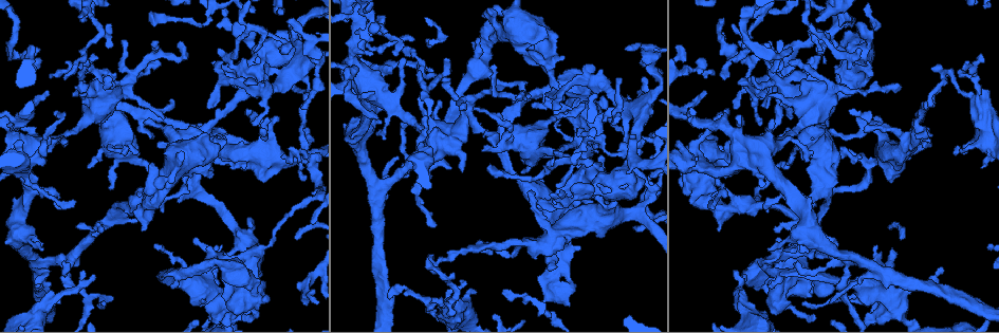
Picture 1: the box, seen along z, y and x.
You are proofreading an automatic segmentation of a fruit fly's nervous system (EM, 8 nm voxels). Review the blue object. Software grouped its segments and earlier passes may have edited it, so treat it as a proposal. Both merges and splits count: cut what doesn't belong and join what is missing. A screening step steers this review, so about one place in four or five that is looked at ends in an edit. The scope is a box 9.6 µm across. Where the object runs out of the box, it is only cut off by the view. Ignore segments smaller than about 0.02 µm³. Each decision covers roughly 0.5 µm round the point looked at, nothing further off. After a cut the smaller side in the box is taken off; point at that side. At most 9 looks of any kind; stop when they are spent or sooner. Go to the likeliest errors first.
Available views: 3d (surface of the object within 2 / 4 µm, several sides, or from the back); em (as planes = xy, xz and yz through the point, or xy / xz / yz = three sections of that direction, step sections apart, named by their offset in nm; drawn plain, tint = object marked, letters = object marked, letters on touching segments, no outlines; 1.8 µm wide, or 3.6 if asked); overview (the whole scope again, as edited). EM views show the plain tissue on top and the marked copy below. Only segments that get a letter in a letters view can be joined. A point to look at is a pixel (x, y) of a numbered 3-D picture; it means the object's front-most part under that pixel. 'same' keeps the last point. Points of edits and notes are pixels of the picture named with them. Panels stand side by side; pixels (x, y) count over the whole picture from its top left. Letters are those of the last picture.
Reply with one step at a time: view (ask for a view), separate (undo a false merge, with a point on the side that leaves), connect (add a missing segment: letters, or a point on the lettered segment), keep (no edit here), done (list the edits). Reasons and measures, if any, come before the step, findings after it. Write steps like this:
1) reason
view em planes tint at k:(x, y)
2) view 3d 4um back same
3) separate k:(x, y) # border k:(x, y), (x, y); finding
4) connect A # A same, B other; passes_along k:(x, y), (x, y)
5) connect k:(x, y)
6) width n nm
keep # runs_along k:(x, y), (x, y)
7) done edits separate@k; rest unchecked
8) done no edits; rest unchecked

calibre changes
view 3d 2um at 1:(598, 127)

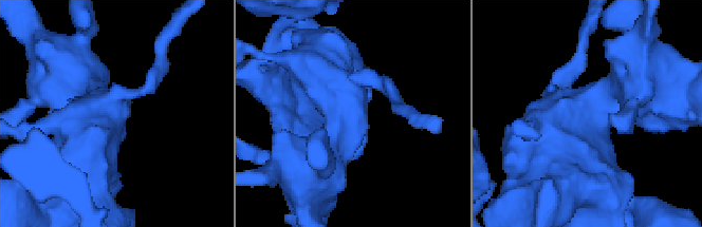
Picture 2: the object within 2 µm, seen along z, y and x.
shape alone is not enough
view em planes letters at 2:(338, 128)

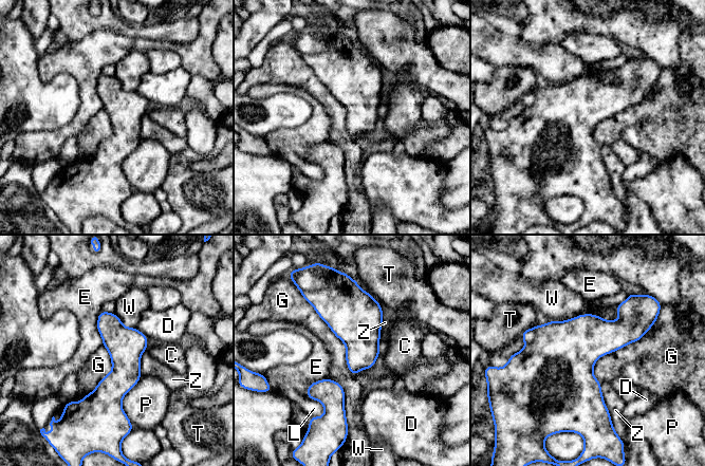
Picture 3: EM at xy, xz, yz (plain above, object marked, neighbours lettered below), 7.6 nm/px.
separate 3:(561, 355) # C other, D other, E other, G other, L other, P other, T other, W other, Z other; a second neuron is stuck on

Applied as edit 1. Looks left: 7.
see it whole again
view overview

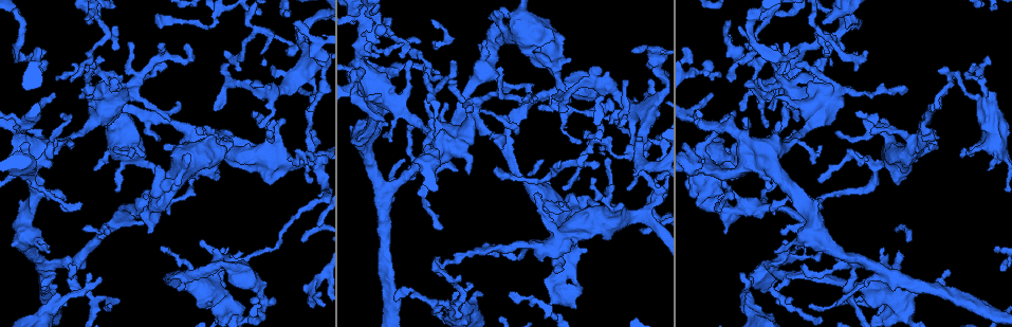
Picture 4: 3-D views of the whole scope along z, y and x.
view em xz step 4 tint at 4:(299, 40)

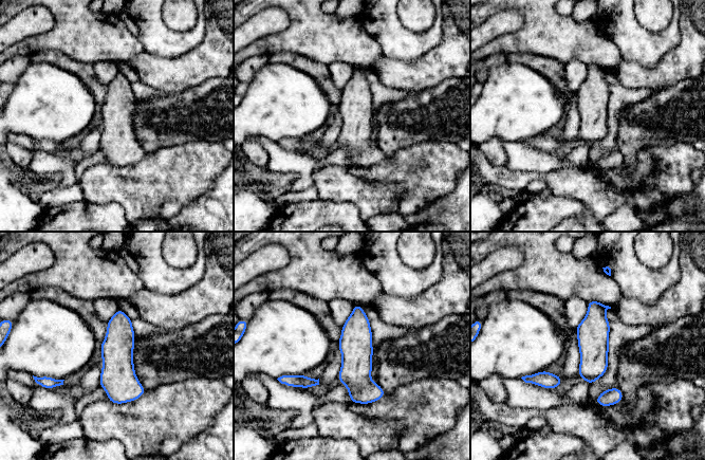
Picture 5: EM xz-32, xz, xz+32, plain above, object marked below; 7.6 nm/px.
another direction
view em xy step 4 letters same

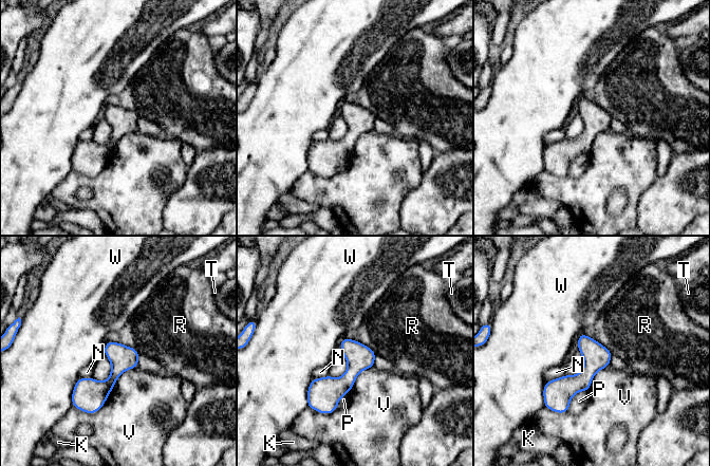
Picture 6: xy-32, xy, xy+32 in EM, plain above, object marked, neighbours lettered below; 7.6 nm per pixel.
keep # K other, N other, P other, R other, T other, V other, W other; runs_along 6:(609, 354), (550, 402); continuous, no second neuron

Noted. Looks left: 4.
thin arm on a thick one
view 3d 2um at 4:(980, 101)

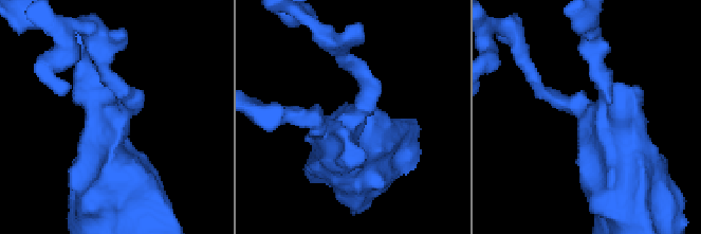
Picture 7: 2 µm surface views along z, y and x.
arms 3
view em planes tint at 7:(112, 120)

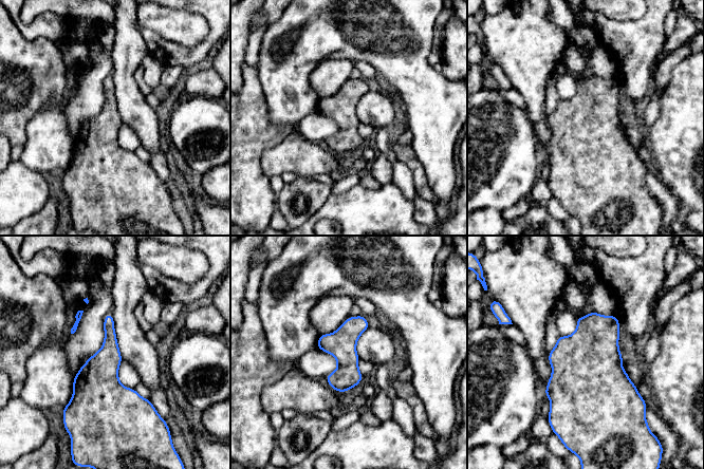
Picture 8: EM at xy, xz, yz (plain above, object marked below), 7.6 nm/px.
what lies round it
view em planes letters same

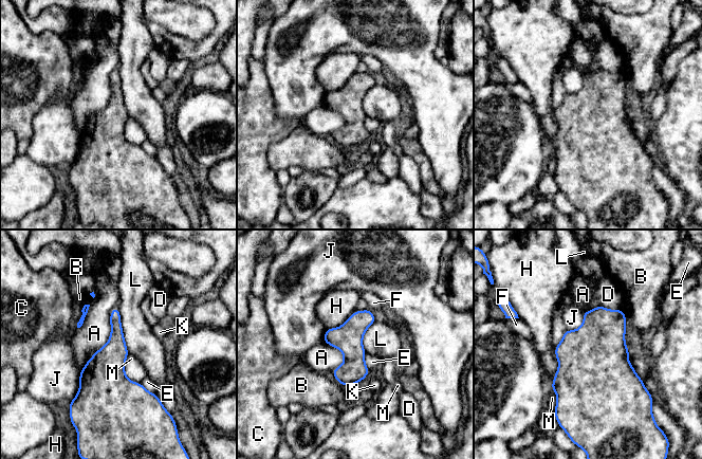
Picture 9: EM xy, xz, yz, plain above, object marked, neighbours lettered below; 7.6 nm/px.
width 220 nm; longest_contact A 550 nm
keep # A other, B other, C other, D other, E other, F other, H other, J other, K other, L other, M other; one neuron here

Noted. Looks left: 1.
done edits separate@3; rest unchecked

